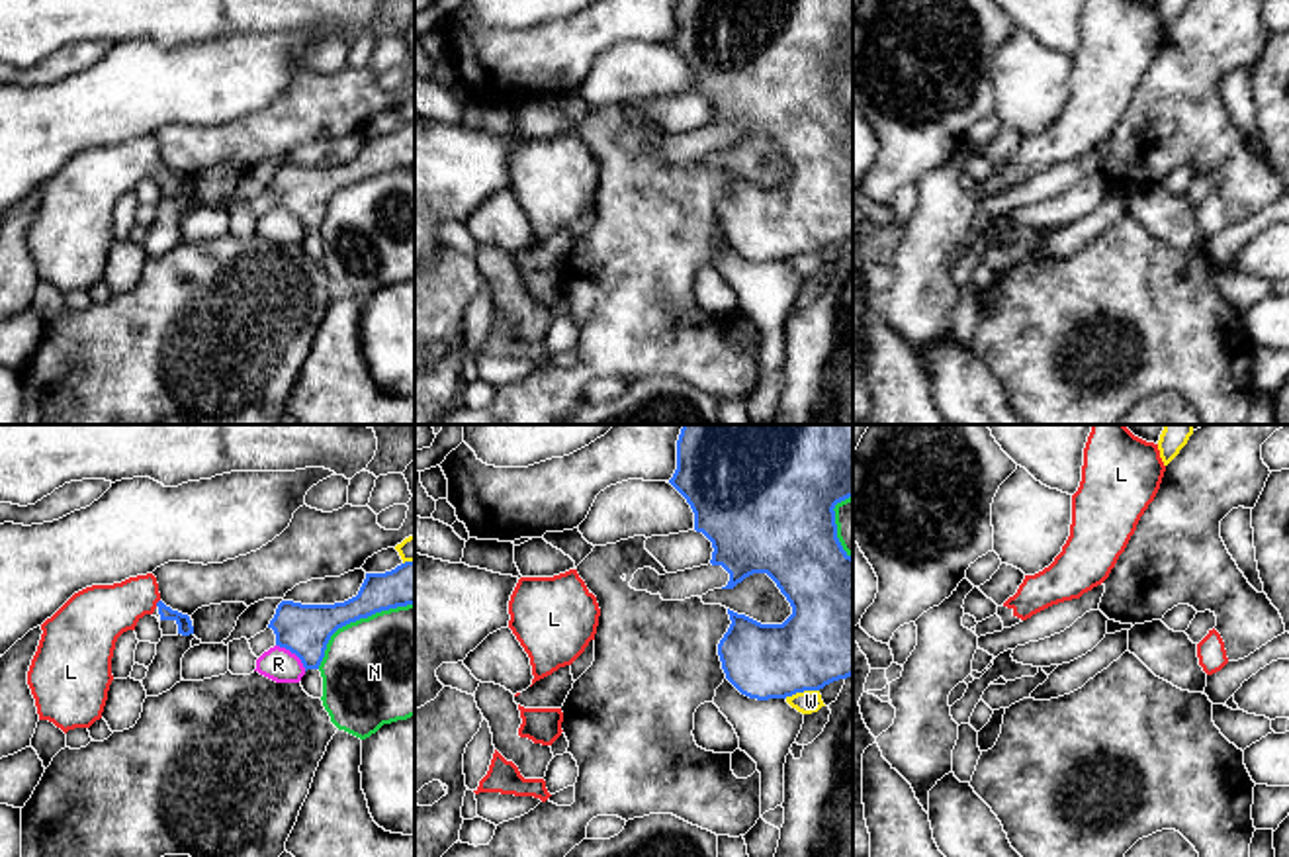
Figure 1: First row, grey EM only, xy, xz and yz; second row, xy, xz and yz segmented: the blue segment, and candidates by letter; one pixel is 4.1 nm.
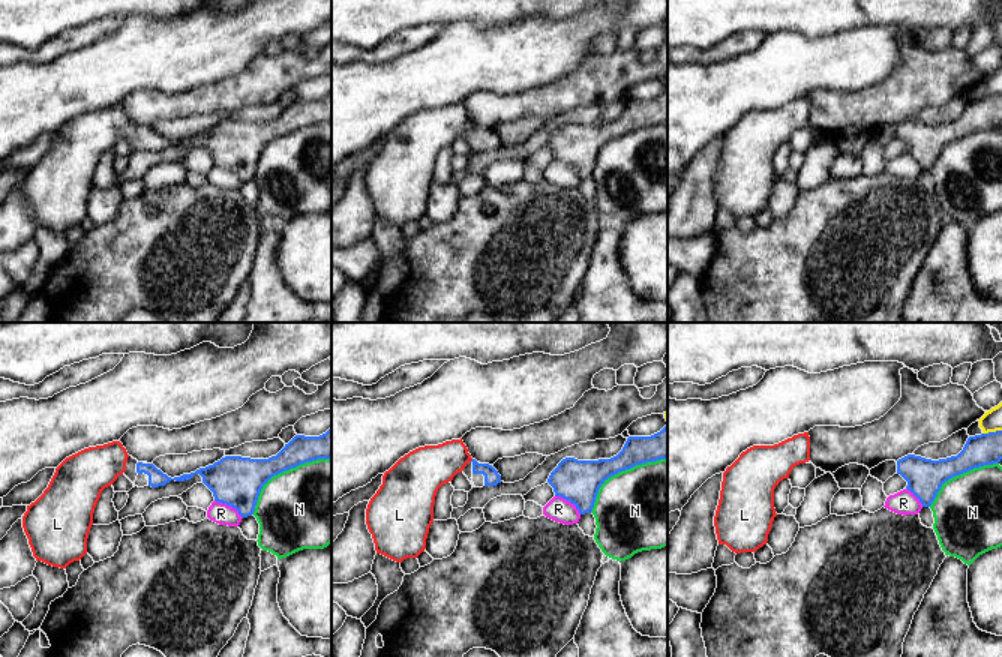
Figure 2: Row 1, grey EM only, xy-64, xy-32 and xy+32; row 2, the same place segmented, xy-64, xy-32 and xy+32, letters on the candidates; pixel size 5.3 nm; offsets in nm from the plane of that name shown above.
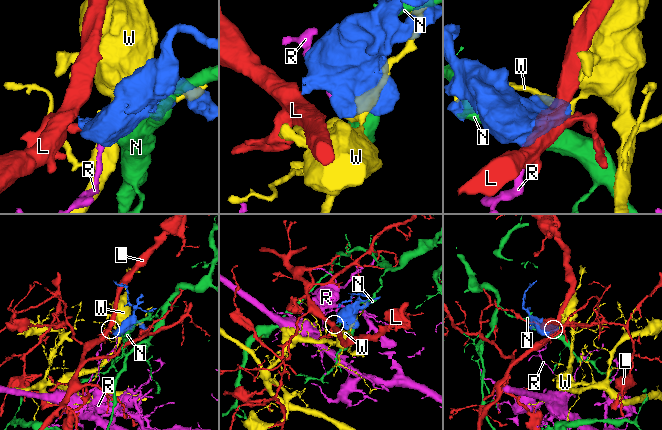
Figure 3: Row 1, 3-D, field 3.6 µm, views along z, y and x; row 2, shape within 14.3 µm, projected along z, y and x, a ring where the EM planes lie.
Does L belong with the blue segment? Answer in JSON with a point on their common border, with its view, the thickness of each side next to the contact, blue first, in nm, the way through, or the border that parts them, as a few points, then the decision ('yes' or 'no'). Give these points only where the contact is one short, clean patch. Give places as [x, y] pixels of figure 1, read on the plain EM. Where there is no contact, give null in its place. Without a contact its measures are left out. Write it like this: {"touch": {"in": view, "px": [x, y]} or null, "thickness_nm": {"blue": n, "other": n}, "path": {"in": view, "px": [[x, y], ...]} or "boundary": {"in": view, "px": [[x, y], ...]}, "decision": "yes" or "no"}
{"touch": {"in": "xy", "px": [157, 165]}, "thickness_nm": {"blue": 60, "other": 240}, "path": {"in": "xy", "px": [[184, 186], [157, 165], [124, 165], [98, 177]]}, "decision": "yes"}

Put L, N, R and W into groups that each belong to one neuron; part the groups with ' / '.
L / N / R / W

